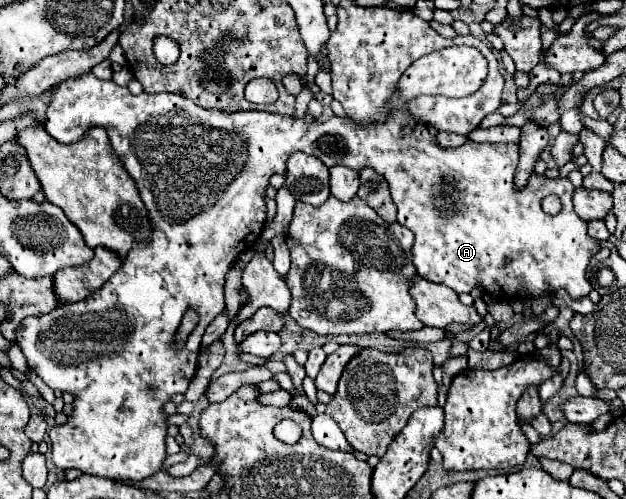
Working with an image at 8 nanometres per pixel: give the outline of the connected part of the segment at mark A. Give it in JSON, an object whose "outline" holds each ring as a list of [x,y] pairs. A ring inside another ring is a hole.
{"outline":[[[452,46],[444,48],[440,52],[432,52],[428,56],[422,56],[420,60],[416,60],[400,78],[396,92],[392,96],[392,100],[388,102],[388,114],[382,122],[376,124],[358,124],[356,120],[352,120],[350,116],[332,116],[326,122],[318,122],[316,118],[312,118],[310,122],[306,118],[298,118],[298,116],[284,116],[284,114],[276,114],[276,112],[258,112],[258,110],[244,110],[244,112],[224,112],[224,110],[208,110],[202,106],[196,106],[192,100],[180,96],[180,94],[130,94],[130,90],[126,86],[118,86],[112,80],[100,80],[96,76],[92,76],[92,72],[66,80],[62,82],[54,94],[52,100],[48,104],[48,112],[46,112],[46,132],[58,140],[68,144],[75,143],[83,138],[85,133],[92,128],[92,126],[102,126],[106,128],[112,148],[116,150],[116,154],[120,156],[122,164],[126,166],[128,174],[134,178],[134,182],[138,184],[140,190],[140,198],[144,200],[150,220],[152,220],[152,240],[148,240],[148,244],[136,244],[136,248],[132,248],[132,252],[128,252],[124,264],[120,266],[120,270],[116,272],[116,276],[112,276],[112,280],[108,280],[106,286],[102,286],[100,290],[92,292],[92,296],[84,298],[82,302],[76,304],[66,304],[66,306],[58,306],[54,308],[50,314],[44,314],[40,318],[28,318],[24,320],[24,324],[20,324],[20,328],[16,330],[16,338],[18,338],[18,346],[24,352],[28,366],[52,388],[52,390],[60,390],[60,392],[70,392],[74,396],[74,410],[68,416],[68,420],[60,426],[54,426],[50,430],[50,442],[52,442],[52,462],[60,468],[60,470],[82,470],[86,474],[96,474],[96,476],[106,476],[112,480],[132,480],[132,482],[142,482],[150,476],[154,476],[156,472],[162,470],[164,462],[166,462],[166,436],[168,436],[168,414],[164,412],[164,404],[174,396],[174,394],[184,394],[190,380],[196,374],[196,366],[198,366],[198,356],[200,356],[200,342],[204,336],[206,326],[224,310],[224,282],[226,282],[226,274],[232,266],[232,262],[238,258],[240,252],[254,248],[254,244],[260,240],[260,234],[266,226],[266,188],[270,184],[270,178],[274,174],[286,174],[286,158],[290,158],[294,152],[306,152],[310,156],[320,158],[328,168],[342,164],[348,166],[352,170],[360,170],[364,166],[374,168],[378,174],[382,174],[386,178],[386,182],[390,184],[390,192],[392,192],[392,200],[398,208],[398,222],[406,228],[410,228],[414,232],[414,246],[412,246],[412,260],[416,266],[416,272],[436,284],[446,284],[448,288],[452,288],[454,292],[470,292],[472,288],[484,288],[484,294],[488,294],[490,298],[498,300],[498,302],[512,302],[516,298],[542,298],[542,296],[550,296],[556,294],[558,290],[566,290],[572,298],[584,298],[588,296],[588,292],[592,290],[592,284],[586,276],[586,268],[590,264],[590,260],[602,250],[600,240],[594,240],[592,236],[588,236],[588,224],[584,220],[580,220],[580,216],[576,216],[574,212],[574,204],[572,204],[572,196],[574,196],[574,186],[568,178],[546,178],[542,174],[532,172],[530,174],[530,182],[524,190],[518,190],[514,186],[514,172],[516,172],[516,164],[518,164],[518,146],[508,142],[508,144],[480,144],[480,142],[468,142],[464,146],[458,148],[440,148],[440,144],[436,142],[436,136],[432,136],[428,132],[428,126],[422,124],[420,120],[416,120],[410,112],[408,112],[408,102],[414,100],[420,94],[434,94],[434,92],[448,92],[448,80],[454,80],[452,74],[458,74],[458,80],[470,80],[468,86],[474,86],[474,92],[484,84],[486,74],[488,74],[488,64],[486,58],[482,56],[480,50],[472,48],[472,46]],[[550,194],[556,194],[562,200],[562,210],[556,216],[550,216],[542,210],[542,200]],[[504,258],[510,258],[510,264],[504,264]],[[188,308],[192,308],[200,320],[198,326],[190,332],[190,336],[186,338],[186,342],[182,344],[182,350],[176,350],[176,334],[178,334],[178,326],[180,320],[184,318],[184,314],[188,312]],[[84,348],[116,348],[110,350],[106,354],[96,354],[92,358],[84,360]]]}

